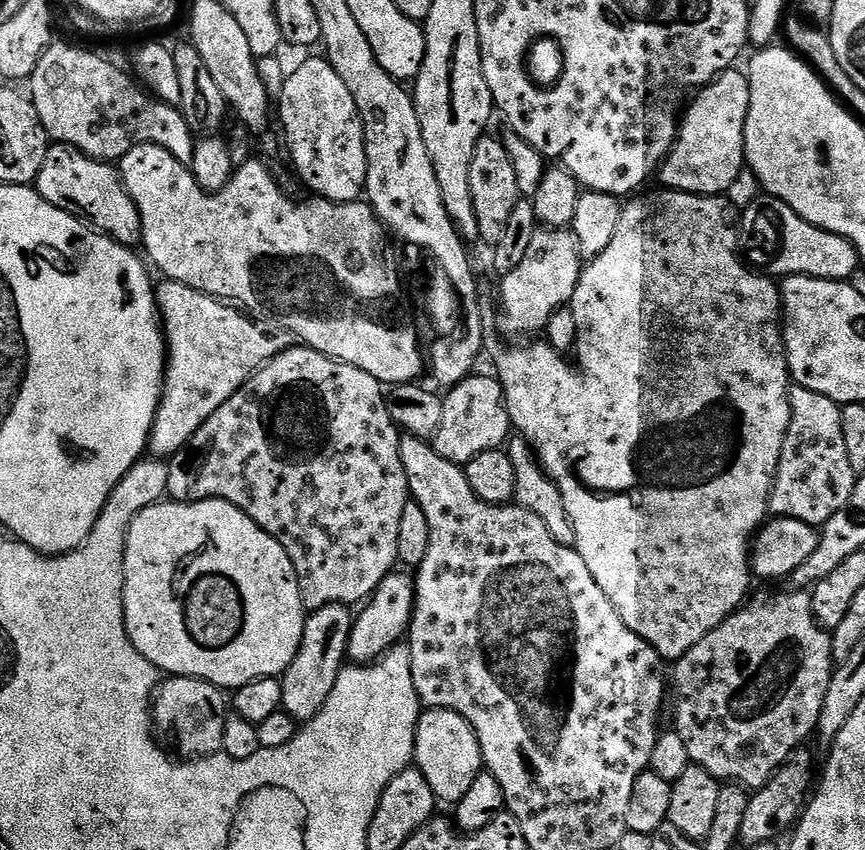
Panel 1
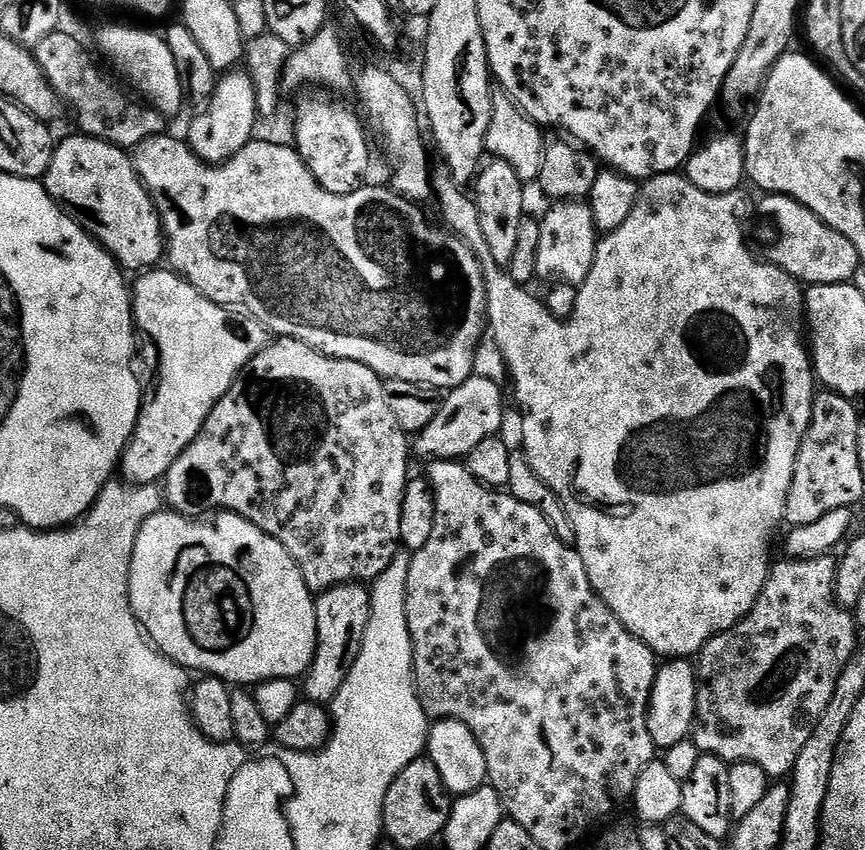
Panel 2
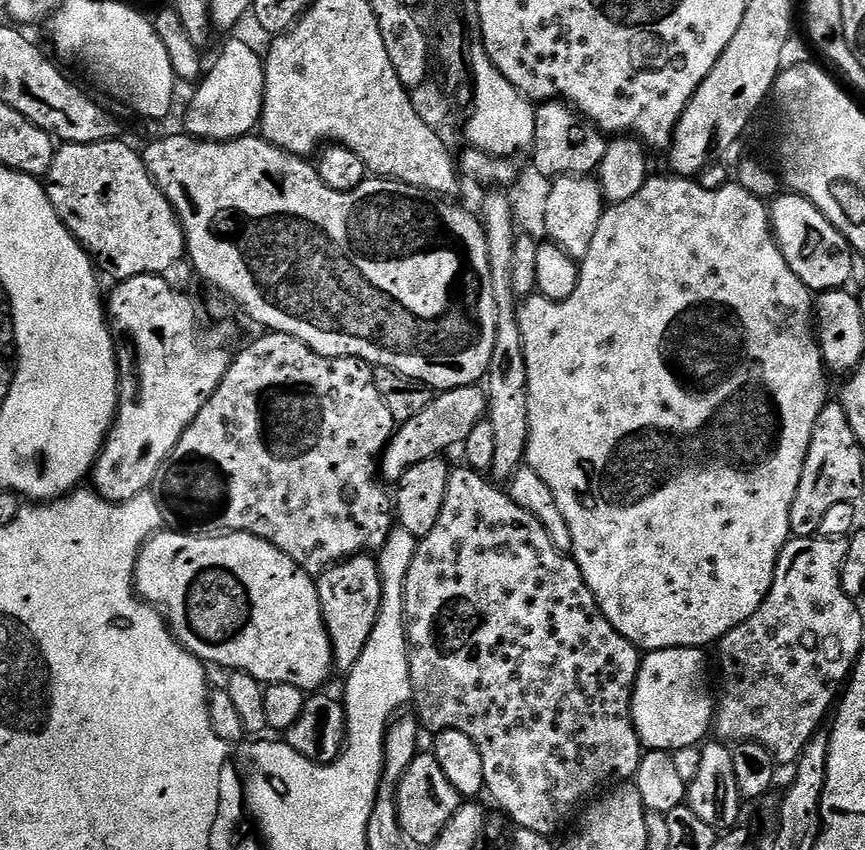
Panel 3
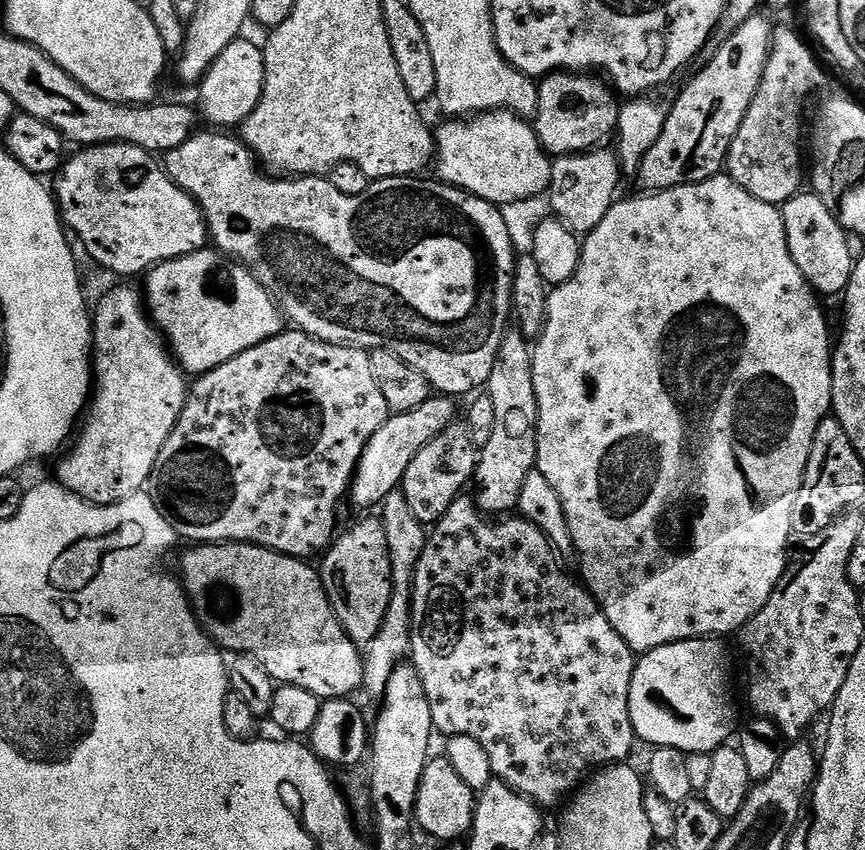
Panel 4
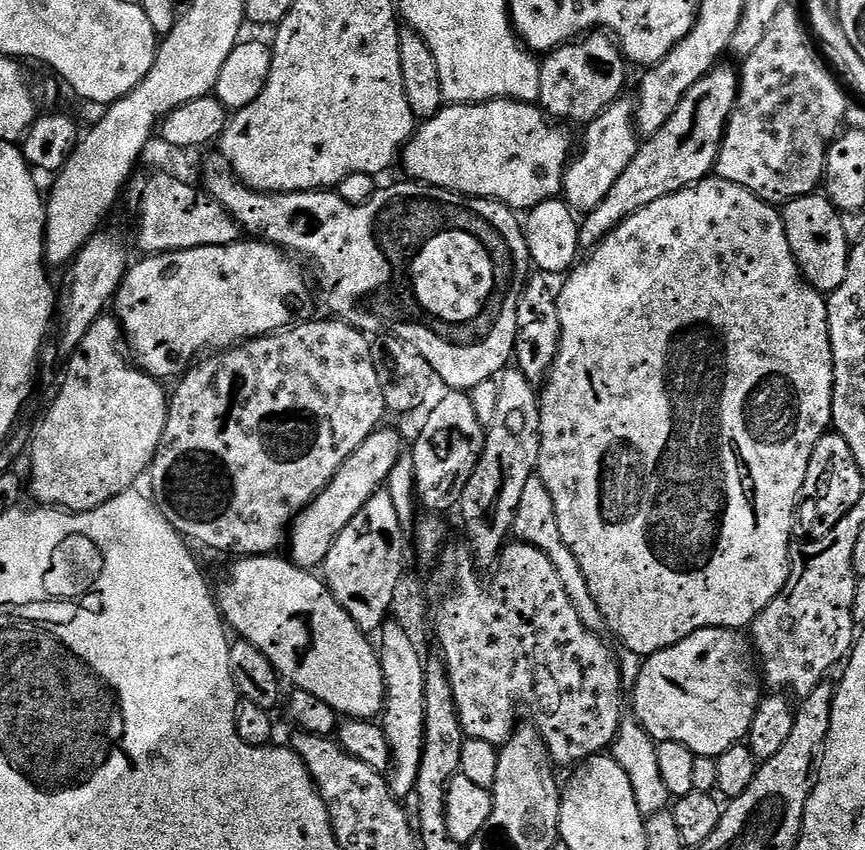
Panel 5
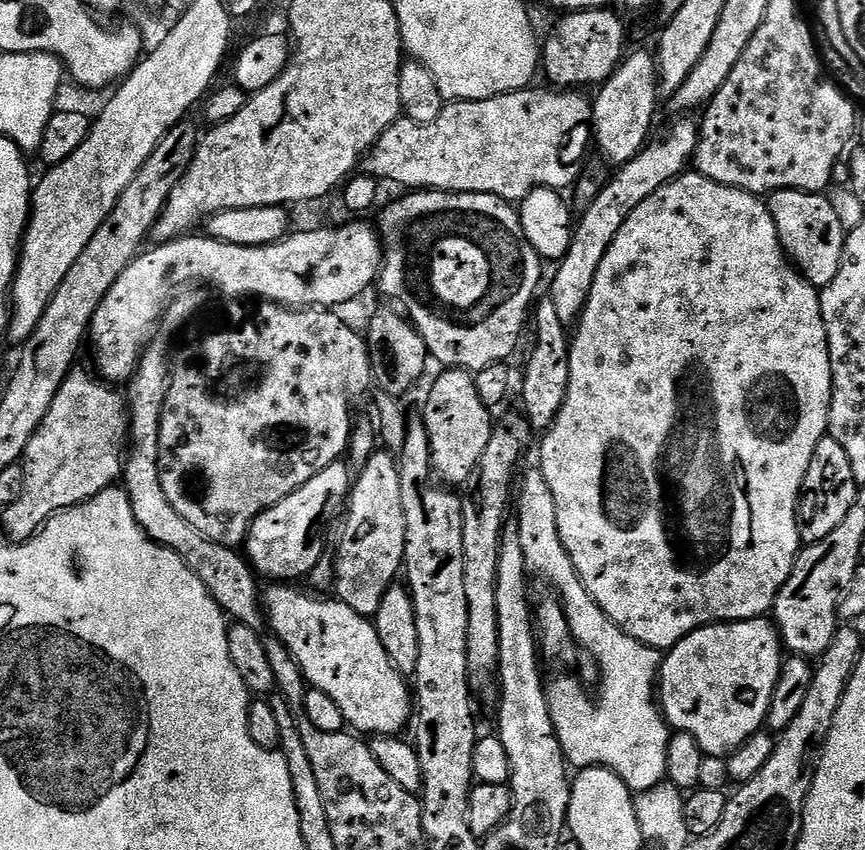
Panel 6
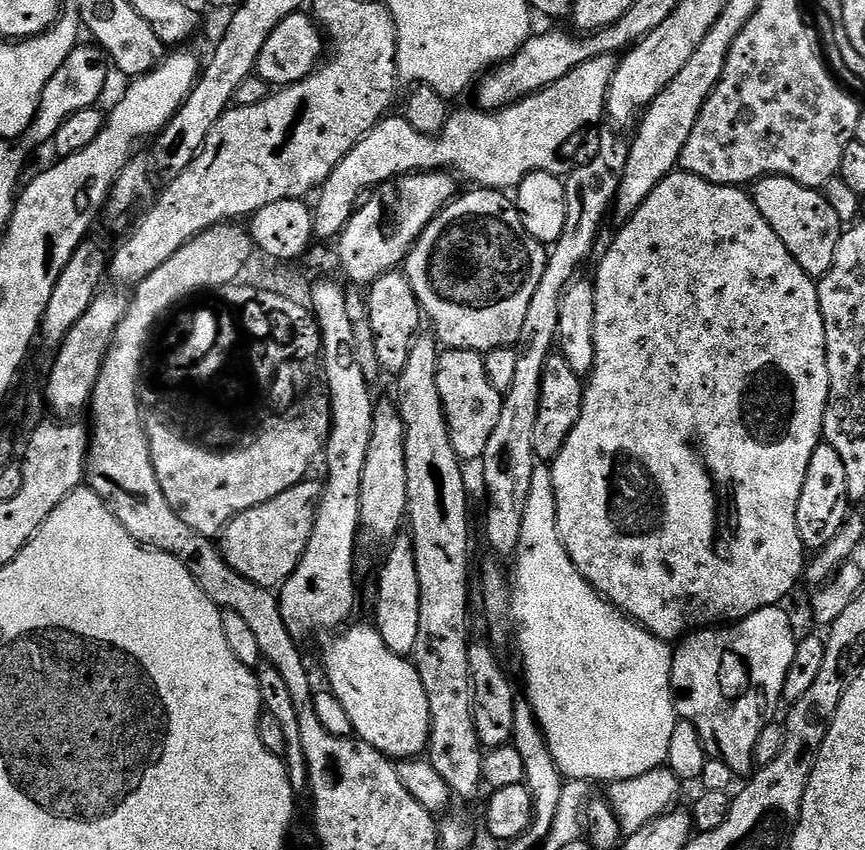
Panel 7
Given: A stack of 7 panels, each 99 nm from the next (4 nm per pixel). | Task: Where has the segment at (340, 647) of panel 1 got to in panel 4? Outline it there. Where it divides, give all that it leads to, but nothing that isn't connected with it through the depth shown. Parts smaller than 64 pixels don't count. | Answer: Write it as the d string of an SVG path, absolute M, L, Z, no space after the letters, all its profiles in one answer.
M383 519L358 521L349 532L342 532L333 539L331 548L323 553L320 562L320 581L342 630L357 646L367 646L378 630L382 630L392 597L390 546L386 542Z

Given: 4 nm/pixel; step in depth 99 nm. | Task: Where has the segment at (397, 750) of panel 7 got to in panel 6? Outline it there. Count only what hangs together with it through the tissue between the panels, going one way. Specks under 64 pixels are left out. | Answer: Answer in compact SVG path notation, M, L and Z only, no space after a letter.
M276 582L271 585L272 588L263 593L262 596L262 607L266 613L266 624L272 627L273 632L271 632L277 639L290 650L293 658L298 662L298 666L304 671L304 678L308 681L311 687L322 690L326 694L330 694L330 698L334 698L334 702L338 702L338 710L342 710L344 715L344 723L349 729L355 730L360 734L368 734L364 732L372 732L373 737L378 736L395 736L397 734L403 733L403 728L409 727L410 721L414 716L414 696L410 691L410 684L406 681L405 673L399 672L395 664L386 654L386 650L382 646L382 638L378 638L378 630L376 629L375 623L369 617L358 614L354 610L350 610L350 606L346 606L339 598L331 598L332 600L319 600L316 596L307 596L304 592L299 592L299 587L289 586L284 582Z

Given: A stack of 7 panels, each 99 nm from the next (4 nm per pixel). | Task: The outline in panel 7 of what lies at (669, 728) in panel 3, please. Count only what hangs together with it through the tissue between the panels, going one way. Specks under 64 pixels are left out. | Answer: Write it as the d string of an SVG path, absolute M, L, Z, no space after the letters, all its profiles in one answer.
M780 606L763 608L727 626L697 630L683 637L678 644L680 649L677 647L674 652L672 690L677 717L689 720L698 730L709 757L726 762L737 777L753 775L758 738L762 738L762 730L777 719L776 707L781 707L784 699L786 673L790 671L790 662L794 662L798 633L782 609Z

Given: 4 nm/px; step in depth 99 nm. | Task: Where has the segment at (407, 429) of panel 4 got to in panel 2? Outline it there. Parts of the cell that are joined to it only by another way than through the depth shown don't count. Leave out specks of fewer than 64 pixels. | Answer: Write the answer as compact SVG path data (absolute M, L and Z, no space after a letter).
M473 374L443 397L438 414L434 414L430 424L422 431L415 433L414 452L415 455L417 452L420 456L428 456L429 461L456 462L467 458L478 442L497 435L503 424L504 396L499 386L488 376Z

